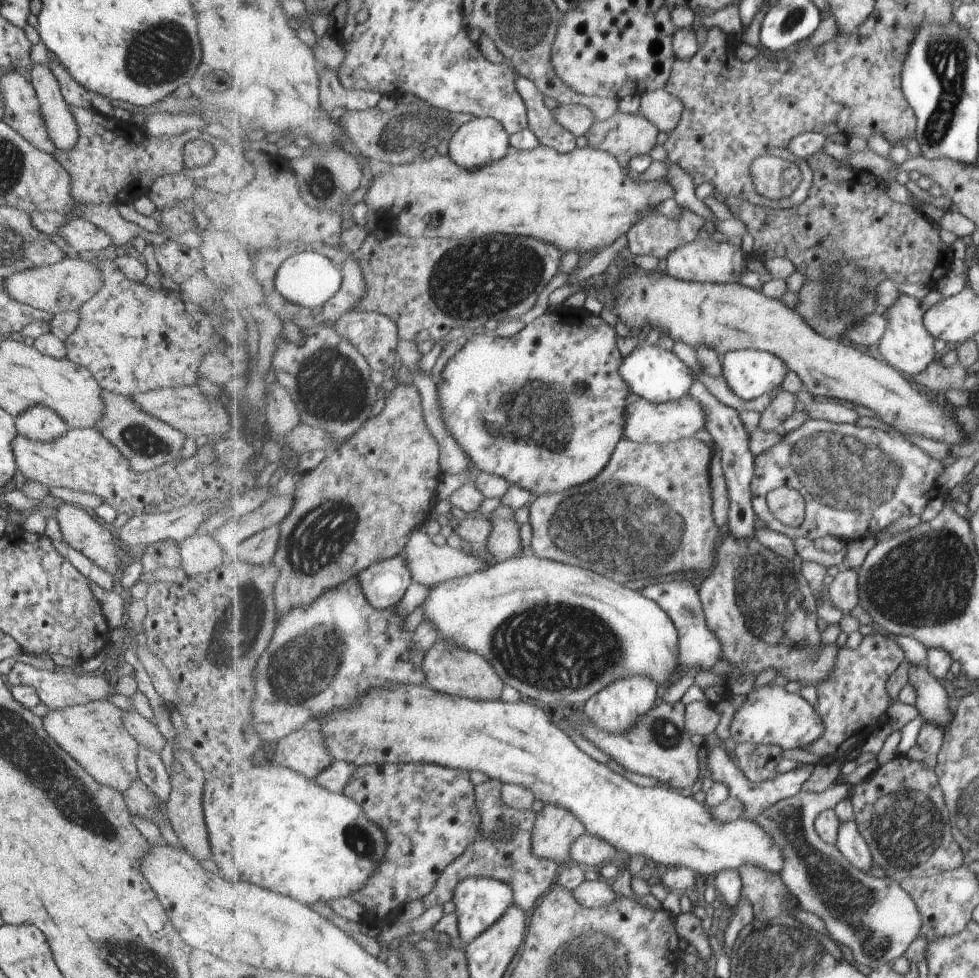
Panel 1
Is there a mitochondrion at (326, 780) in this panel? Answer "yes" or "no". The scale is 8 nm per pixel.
no

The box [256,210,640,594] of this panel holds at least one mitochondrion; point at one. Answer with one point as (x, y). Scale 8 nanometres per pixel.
(471, 278)

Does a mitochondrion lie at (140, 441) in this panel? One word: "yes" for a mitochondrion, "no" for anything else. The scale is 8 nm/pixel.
yes

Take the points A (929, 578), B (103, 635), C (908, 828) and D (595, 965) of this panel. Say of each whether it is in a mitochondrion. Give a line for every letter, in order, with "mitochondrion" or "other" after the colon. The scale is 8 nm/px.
A: mitochondrion
B: other
C: mitochondrion
D: mitochondrion

